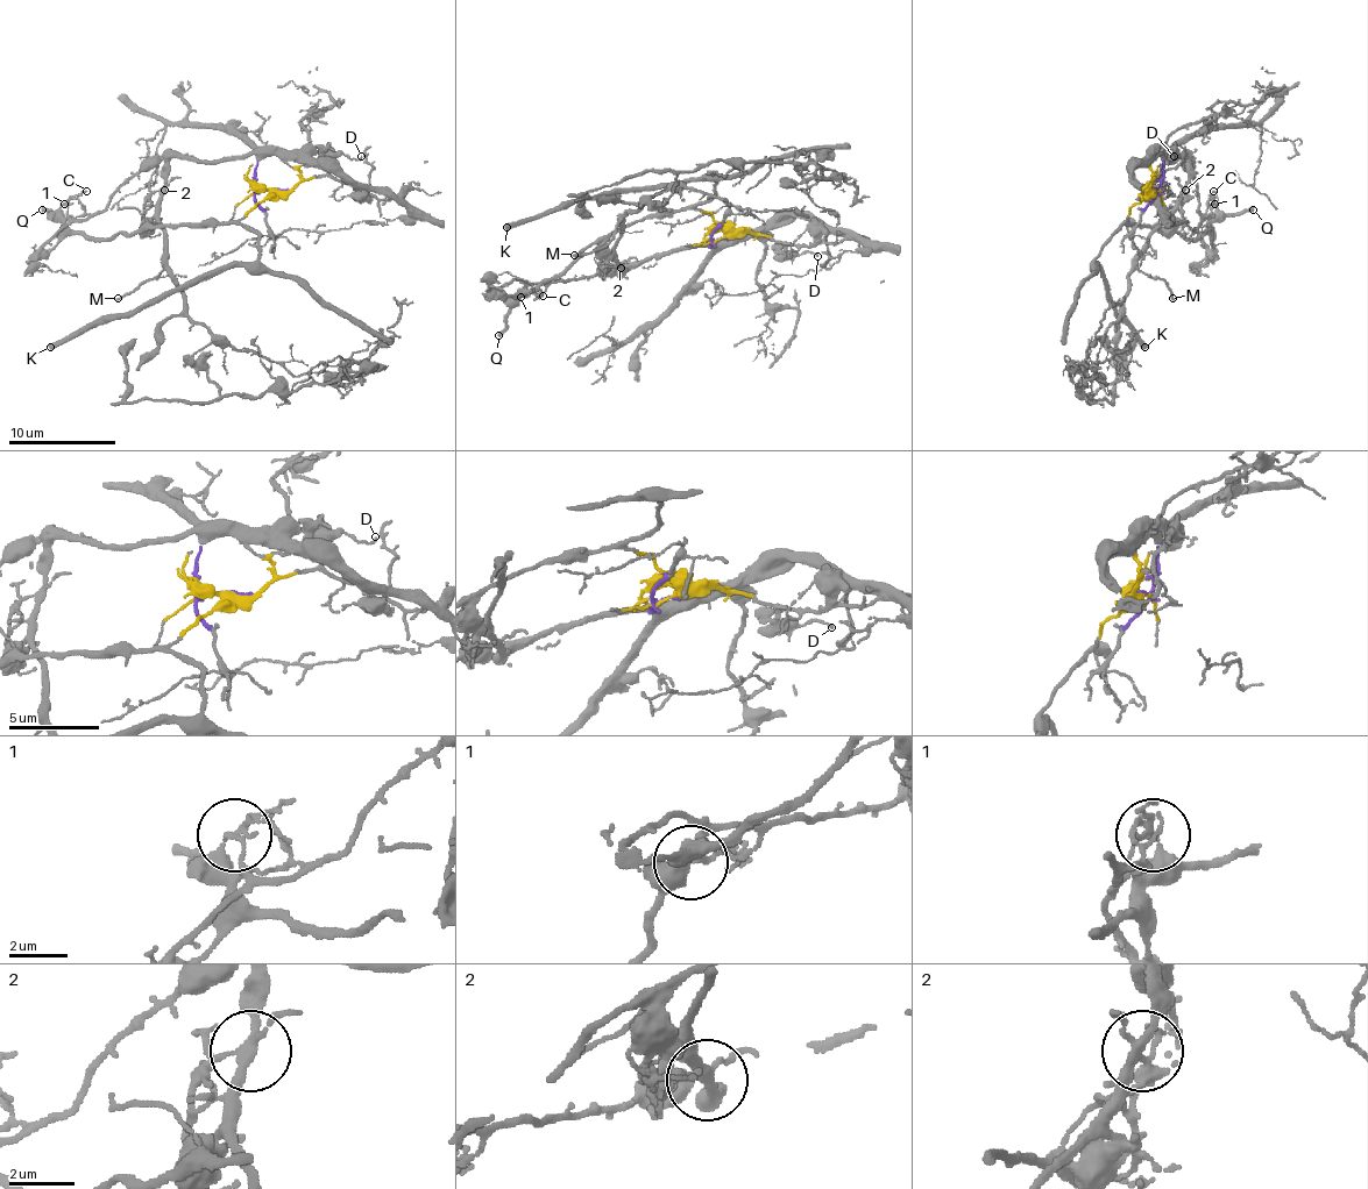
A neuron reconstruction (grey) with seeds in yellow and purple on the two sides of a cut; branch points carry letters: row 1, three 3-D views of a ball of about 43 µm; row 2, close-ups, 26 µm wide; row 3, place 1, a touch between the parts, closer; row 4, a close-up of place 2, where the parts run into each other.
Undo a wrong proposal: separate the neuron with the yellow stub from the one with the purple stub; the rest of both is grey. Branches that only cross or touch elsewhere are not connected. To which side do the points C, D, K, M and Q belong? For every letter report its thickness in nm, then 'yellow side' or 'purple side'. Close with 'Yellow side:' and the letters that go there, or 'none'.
C: calibre 110 nm; yellow side
D: calibre 110 nm; yellow side
K: calibre 420 nm; yellow side
M: calibre 160 nm; purple side
Q: calibre 260 nm; yellow side
Yellow side: C, D, K, Q

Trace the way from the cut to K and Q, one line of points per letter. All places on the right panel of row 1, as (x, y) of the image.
K: (1154, 189), (1094, 262), (1117, 313), (1146, 348)
Q: (1154, 189), (1129, 211), (1129, 221), (1197, 237), (1213, 221), (1253, 211)

